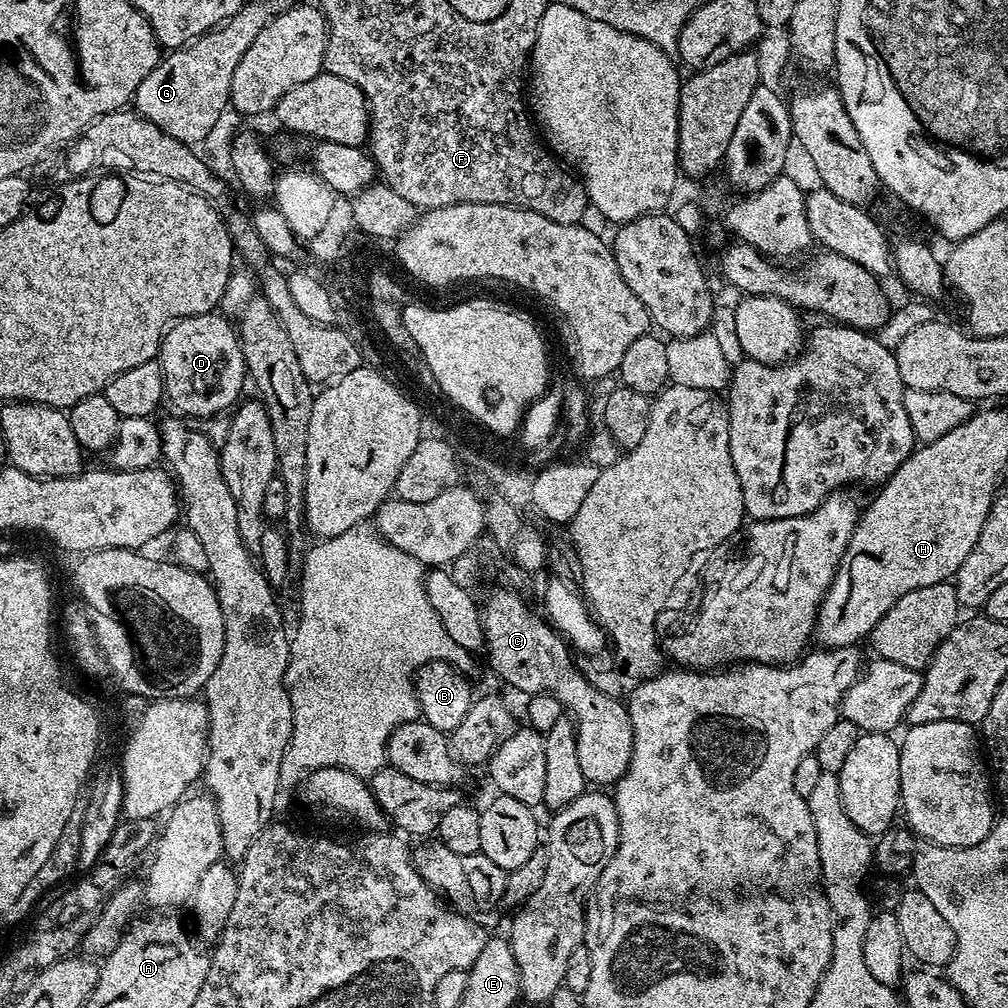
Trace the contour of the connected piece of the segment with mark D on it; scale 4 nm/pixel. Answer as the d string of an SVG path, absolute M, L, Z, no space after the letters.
M219 311L177 320L160 341L158 359L164 375L167 403L172 403L177 413L185 412L180 413L185 417L219 417L241 399L244 380L246 384L246 369L240 338L233 321Z

